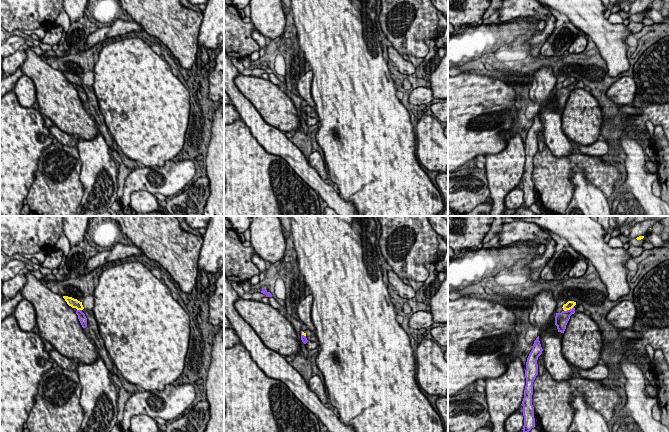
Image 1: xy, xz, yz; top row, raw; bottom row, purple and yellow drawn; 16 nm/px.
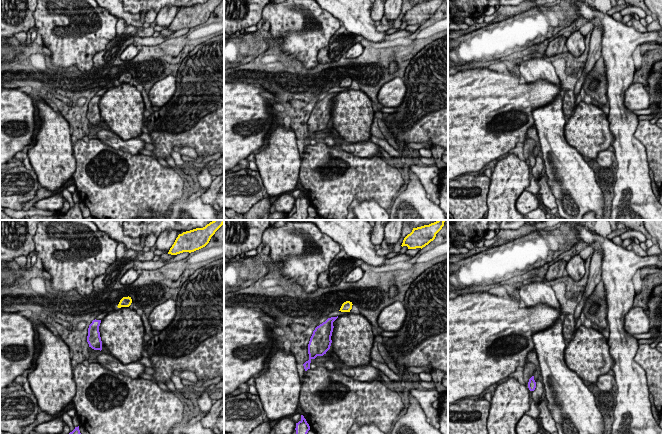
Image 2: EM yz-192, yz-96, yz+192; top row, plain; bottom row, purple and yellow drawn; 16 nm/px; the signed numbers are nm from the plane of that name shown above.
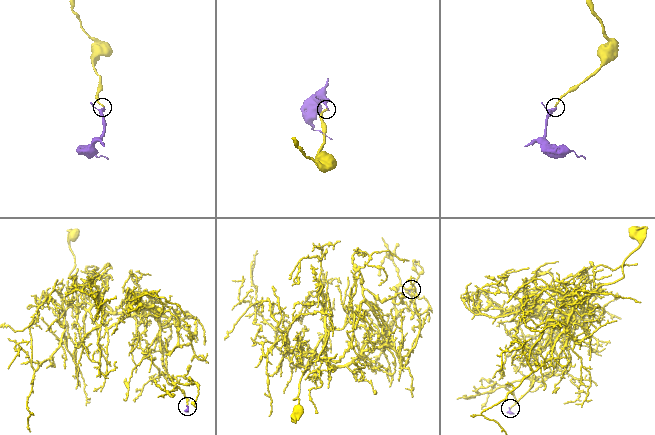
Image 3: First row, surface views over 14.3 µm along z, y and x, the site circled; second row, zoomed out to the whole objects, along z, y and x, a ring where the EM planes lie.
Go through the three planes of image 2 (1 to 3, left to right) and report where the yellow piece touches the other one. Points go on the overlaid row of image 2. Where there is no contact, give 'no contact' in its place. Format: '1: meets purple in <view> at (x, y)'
1: no contact
2: no contact
3: no contact

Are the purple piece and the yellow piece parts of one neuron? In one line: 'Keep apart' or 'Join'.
Keep apart

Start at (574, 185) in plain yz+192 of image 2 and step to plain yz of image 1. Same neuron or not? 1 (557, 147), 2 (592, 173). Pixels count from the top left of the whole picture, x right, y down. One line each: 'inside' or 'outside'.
1: inside
2: outside

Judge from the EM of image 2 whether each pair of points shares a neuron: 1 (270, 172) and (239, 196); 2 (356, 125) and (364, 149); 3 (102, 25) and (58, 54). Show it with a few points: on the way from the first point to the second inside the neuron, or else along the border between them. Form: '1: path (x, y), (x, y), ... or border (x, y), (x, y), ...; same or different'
1: border (258, 170), (266, 194); different
2: border (369, 140), (353, 143), (345, 142); different
3: path (91, 33), (77, 36), (69, 44); same

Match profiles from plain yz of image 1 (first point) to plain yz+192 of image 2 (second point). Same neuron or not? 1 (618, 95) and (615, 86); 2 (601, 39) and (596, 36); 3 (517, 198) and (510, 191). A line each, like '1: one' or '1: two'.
1: two
2: two
3: two

